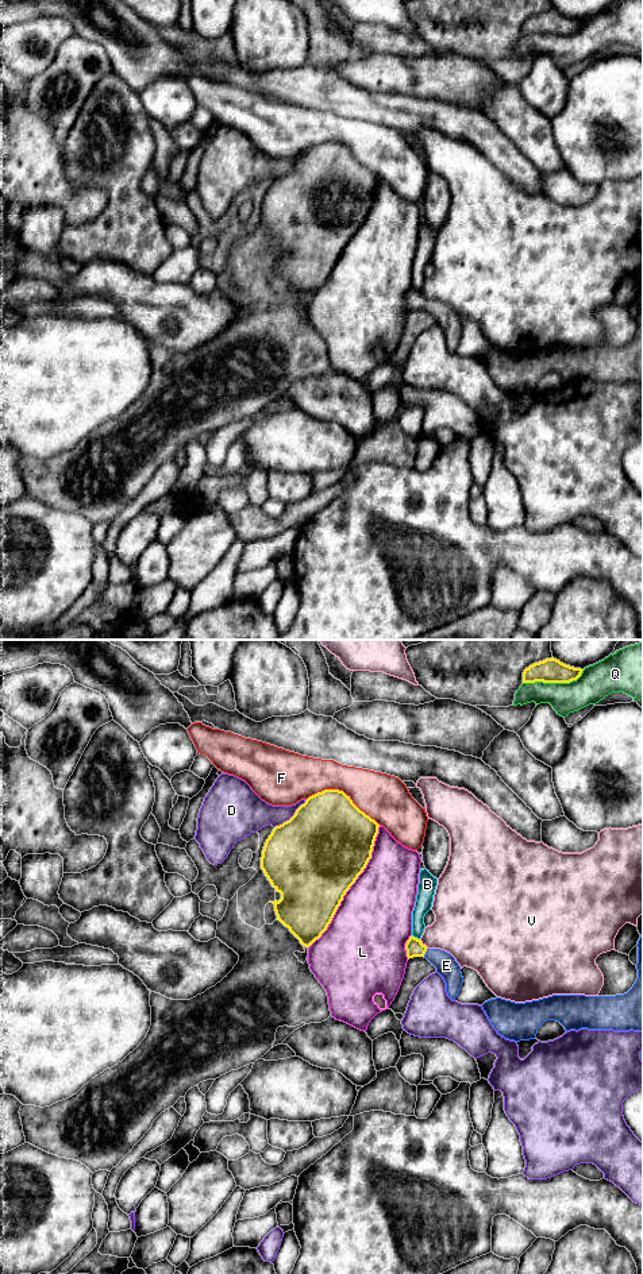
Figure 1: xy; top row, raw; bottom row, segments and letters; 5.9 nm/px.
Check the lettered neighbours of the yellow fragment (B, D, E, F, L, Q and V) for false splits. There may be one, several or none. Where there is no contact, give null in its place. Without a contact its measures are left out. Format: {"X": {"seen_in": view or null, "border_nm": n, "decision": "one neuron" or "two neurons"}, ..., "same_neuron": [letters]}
{"B": {"seen_in": "xy", "border_nm": 60, "decision": "two neurons"}, "D": {"seen_in": "xy", "border_nm": 260, "decision": "two neurons"}, "E": {"seen_in": "xy", "border_nm": 50, "decision": "one neuron"}, "F": {"seen_in": "xy", "border_nm": 460, "decision": "two neurons"}, "L": {"seen_in": "xy", "border_nm": 850, "decision": "two neurons"}, "Q": {"seen_in": "xy", "border_nm": 380, "decision": "two neurons"}, "V": {"seen_in": "xy", "border_nm": 80, "decision": "two neurons"}, "same_neuron": ["E"]}

